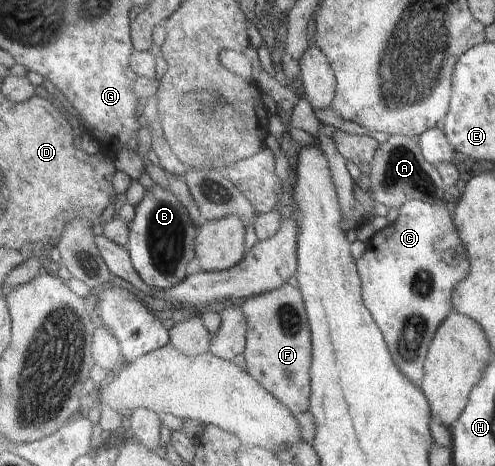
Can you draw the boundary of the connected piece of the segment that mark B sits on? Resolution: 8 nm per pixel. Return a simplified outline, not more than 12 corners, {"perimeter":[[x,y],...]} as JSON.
{"perimeter":[[168,186],[128,225],[134,268],[166,290],[189,277],[197,223]]}

